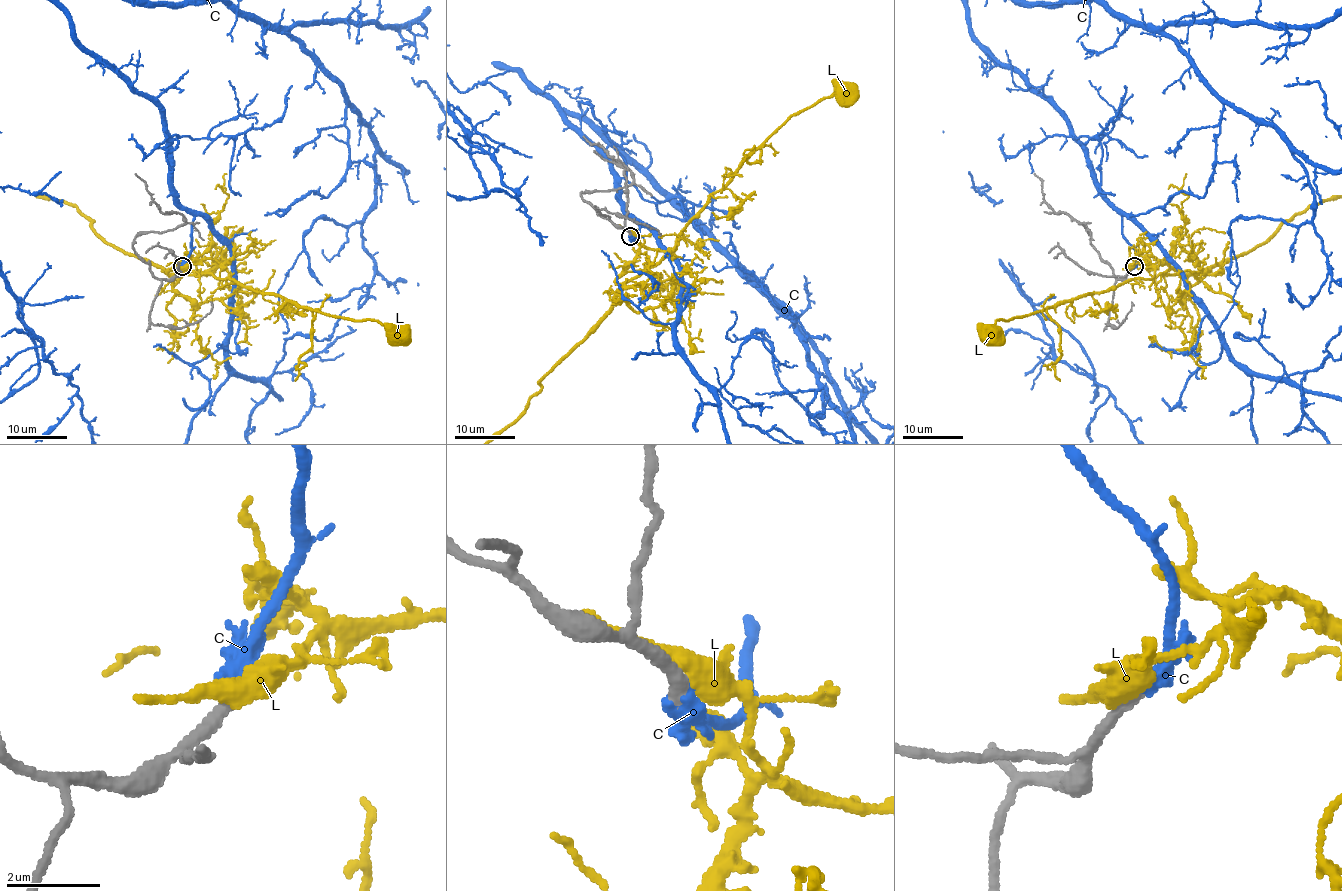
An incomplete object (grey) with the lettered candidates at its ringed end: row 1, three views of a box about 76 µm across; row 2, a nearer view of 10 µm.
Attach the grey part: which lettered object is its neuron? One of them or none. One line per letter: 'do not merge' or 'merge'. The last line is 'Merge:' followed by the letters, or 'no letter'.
C: merge
L: do not merge
Merge: C

